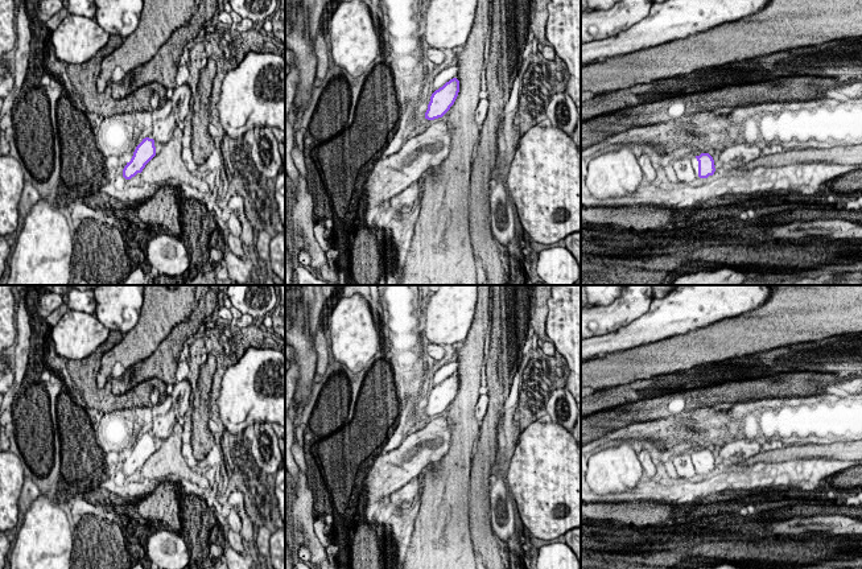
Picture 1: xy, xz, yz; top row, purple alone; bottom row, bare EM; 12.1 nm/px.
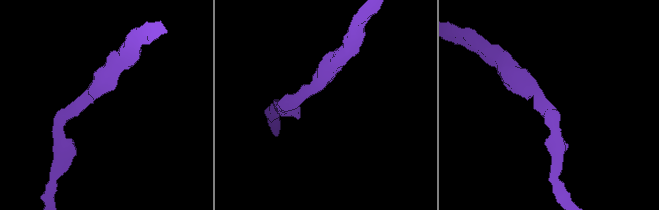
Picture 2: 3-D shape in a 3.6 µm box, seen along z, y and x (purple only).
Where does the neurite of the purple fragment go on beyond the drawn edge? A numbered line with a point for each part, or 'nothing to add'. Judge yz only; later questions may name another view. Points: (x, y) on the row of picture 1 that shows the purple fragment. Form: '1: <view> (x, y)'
nothing to add

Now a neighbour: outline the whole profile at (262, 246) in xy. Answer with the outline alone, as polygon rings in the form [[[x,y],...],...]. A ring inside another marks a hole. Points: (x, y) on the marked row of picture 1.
[[[261,230],[256,235],[255,242],[255,255],[260,259],[263,264],[269,263],[269,243],[271,243],[271,235]]]

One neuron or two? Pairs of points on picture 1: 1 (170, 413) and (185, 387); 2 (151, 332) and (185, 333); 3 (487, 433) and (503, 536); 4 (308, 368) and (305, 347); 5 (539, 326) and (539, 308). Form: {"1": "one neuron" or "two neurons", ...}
{"1": "one neuron", "2": "two neurons", "3": "two neurons", "4": "one neuron", "5": "one neuron"}

